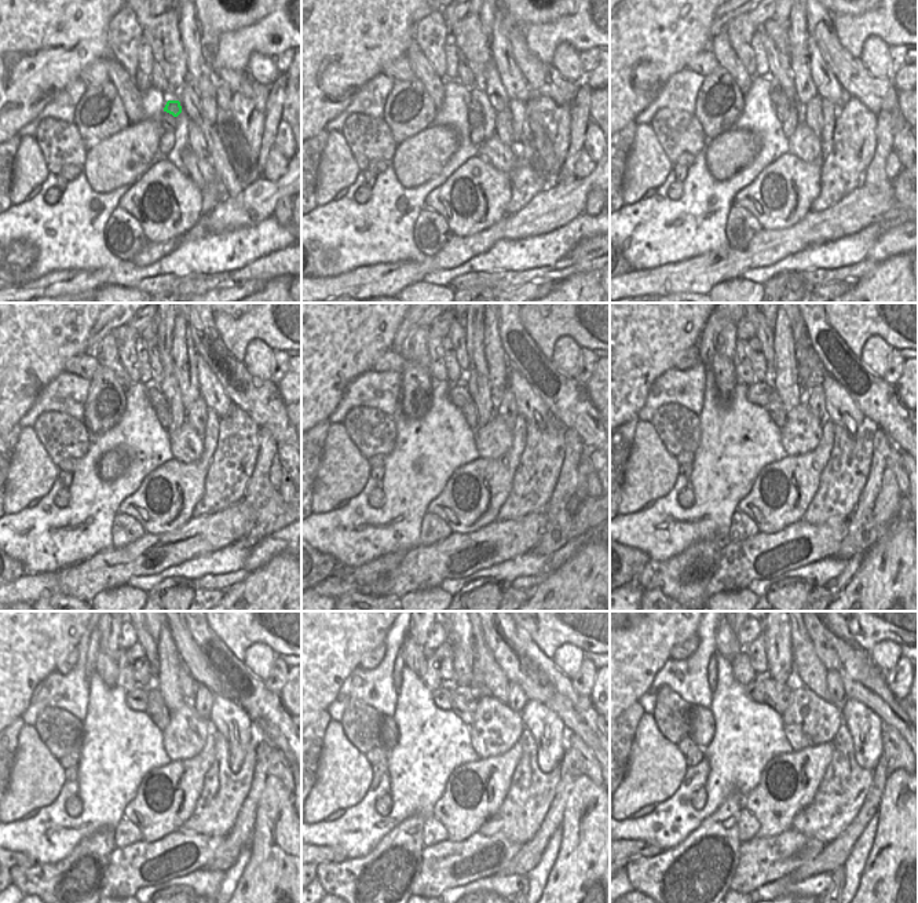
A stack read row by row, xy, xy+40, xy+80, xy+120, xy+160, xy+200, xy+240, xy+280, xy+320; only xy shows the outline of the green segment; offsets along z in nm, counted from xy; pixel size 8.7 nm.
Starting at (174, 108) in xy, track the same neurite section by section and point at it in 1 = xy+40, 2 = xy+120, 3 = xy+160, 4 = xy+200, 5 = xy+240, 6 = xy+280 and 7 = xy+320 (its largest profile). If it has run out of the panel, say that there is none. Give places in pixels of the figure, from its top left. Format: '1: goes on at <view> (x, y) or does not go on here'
1: goes on at xy+40 (475, 106)
2: goes on at xy+120 (156, 398)
3: goes on at xy+160 (458, 394)
4: goes on at xy+200 (757, 392)
5: goes on at xy+240 (136, 699)
6: goes on at xy+280 (442, 697)
7: goes on at xy+320 (753, 691)

